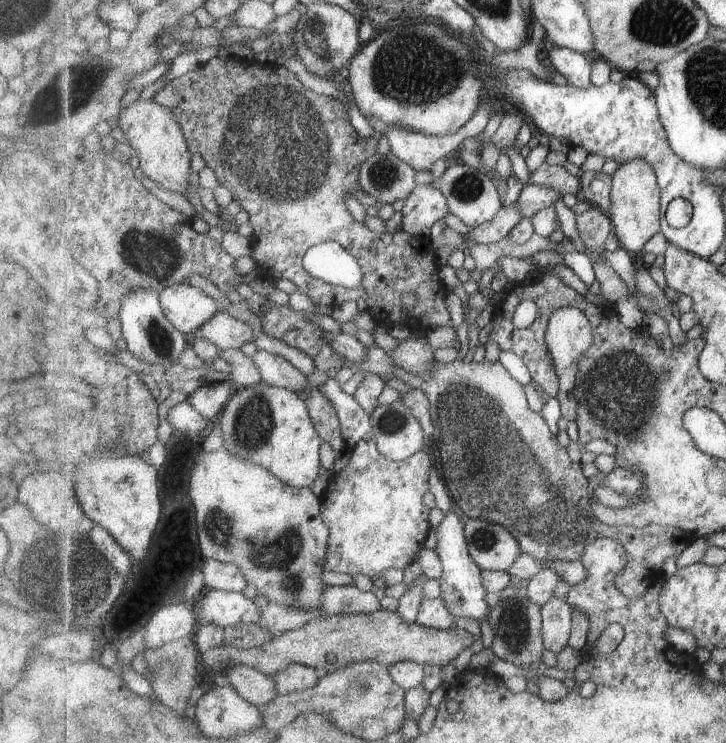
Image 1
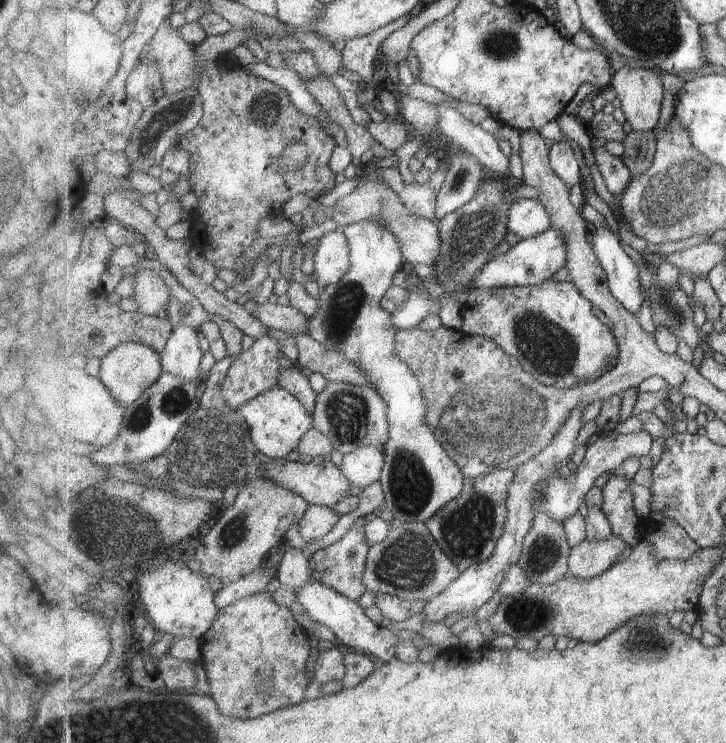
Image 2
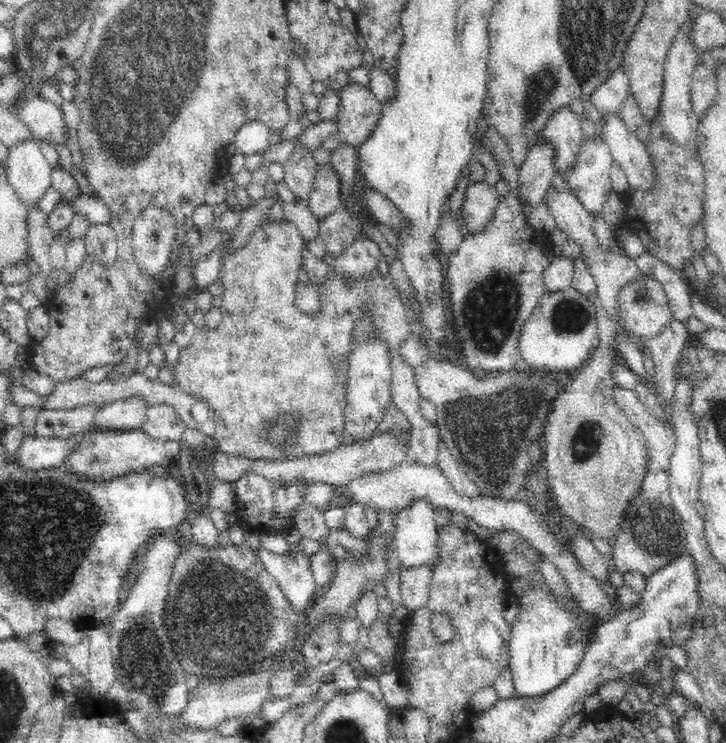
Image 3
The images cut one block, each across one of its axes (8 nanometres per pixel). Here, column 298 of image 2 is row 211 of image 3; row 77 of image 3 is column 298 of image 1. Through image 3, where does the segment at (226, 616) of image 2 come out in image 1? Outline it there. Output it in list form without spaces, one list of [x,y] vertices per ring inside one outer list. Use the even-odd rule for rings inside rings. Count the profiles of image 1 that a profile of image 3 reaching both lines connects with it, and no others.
[[[291,664],[291,666],[287,666],[287,668],[283,668],[281,672],[275,674],[273,680],[275,680],[275,684],[277,684],[277,692],[285,696],[293,692],[313,688],[313,686],[319,684],[322,674],[322,671],[315,667]]]

